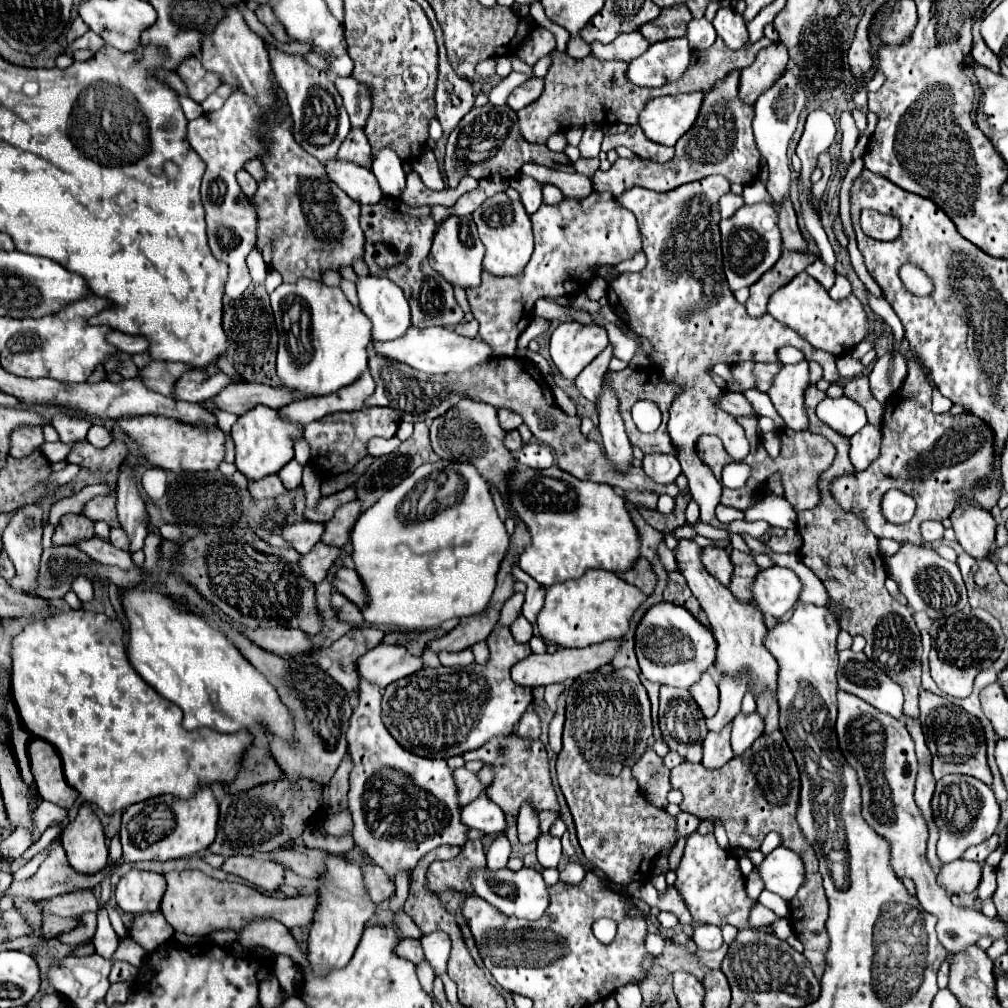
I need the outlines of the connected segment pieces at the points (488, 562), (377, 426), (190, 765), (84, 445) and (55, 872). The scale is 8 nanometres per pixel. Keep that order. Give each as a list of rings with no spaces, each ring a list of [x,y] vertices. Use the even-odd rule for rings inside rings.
[[[441,461],[421,465],[397,487],[387,491],[387,495],[383,495],[373,507],[369,507],[357,519],[351,531],[351,545],[355,571],[367,595],[367,603],[361,607],[363,619],[371,625],[417,631],[437,629],[447,619],[469,617],[481,613],[487,607],[495,589],[495,575],[499,571],[499,563],[509,547],[509,537],[503,521],[495,511],[489,485],[477,473],[477,469],[469,463]],[[451,469],[455,469],[455,475],[459,477],[457,491],[453,495],[441,497],[439,489],[445,483],[439,481],[447,481]]]
[[[365,407],[353,413],[331,413],[305,427],[305,439],[311,445],[311,463],[321,475],[337,475],[353,469],[365,457],[365,445],[371,437],[393,437],[399,427],[399,415],[389,407]]]
[[[71,609],[47,617],[33,617],[13,637],[13,701],[23,727],[57,749],[63,761],[65,779],[79,793],[68,812],[69,822],[75,819],[78,807],[83,803],[95,803],[105,813],[115,813],[149,797],[171,793],[187,799],[199,785],[231,781],[237,775],[241,753],[247,743],[251,743],[251,735],[247,731],[233,735],[223,735],[213,729],[185,731],[181,727],[181,709],[155,693],[153,687],[147,685],[137,671],[133,671],[125,653],[125,643],[119,641],[119,633],[123,633],[123,625],[119,621],[111,621],[103,613],[93,615],[93,611]],[[99,629],[107,629],[109,639],[97,641],[95,633]]]
[[[79,441],[69,451],[67,461],[109,475],[109,487],[115,489],[117,487],[115,481],[117,481],[117,475],[119,475],[119,465],[121,465],[125,453],[127,453],[127,447],[121,441],[113,441],[107,449],[95,449],[87,441]]]
[[[57,845],[49,857],[43,861],[39,871],[23,881],[13,881],[11,887],[5,891],[5,897],[23,897],[29,901],[41,901],[47,897],[55,897],[61,893],[69,893],[73,889],[91,889],[105,879],[107,871],[97,875],[79,875],[67,863],[65,851]]]

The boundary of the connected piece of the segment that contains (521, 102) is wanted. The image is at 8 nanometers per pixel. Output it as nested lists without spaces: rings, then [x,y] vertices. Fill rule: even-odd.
[[[529,79],[525,83],[521,83],[517,89],[513,89],[513,93],[507,99],[507,105],[513,111],[519,111],[523,107],[527,107],[531,101],[535,101],[539,95],[543,93],[543,79]]]

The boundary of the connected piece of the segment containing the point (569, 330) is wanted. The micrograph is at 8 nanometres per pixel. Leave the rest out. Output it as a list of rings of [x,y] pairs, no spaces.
[[[563,321],[551,333],[551,359],[565,379],[575,379],[607,345],[603,327]]]

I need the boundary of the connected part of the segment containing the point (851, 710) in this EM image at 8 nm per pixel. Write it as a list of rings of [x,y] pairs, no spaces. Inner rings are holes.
[[[845,691],[837,693],[837,709],[839,709],[835,723],[837,741],[849,767],[857,771],[863,799],[861,815],[879,837],[887,839],[891,847],[889,863],[895,875],[911,877],[915,881],[917,899],[921,907],[937,917],[937,935],[941,945],[949,953],[957,953],[965,951],[971,943],[979,941],[985,935],[991,935],[995,939],[1005,937],[1007,929],[999,919],[989,919],[977,909],[955,907],[949,899],[949,893],[935,883],[937,873],[929,867],[925,859],[927,825],[913,799],[917,757],[913,749],[913,739],[909,737],[905,727],[905,719],[891,719],[883,715],[883,711],[869,705],[867,701],[849,695]]]

